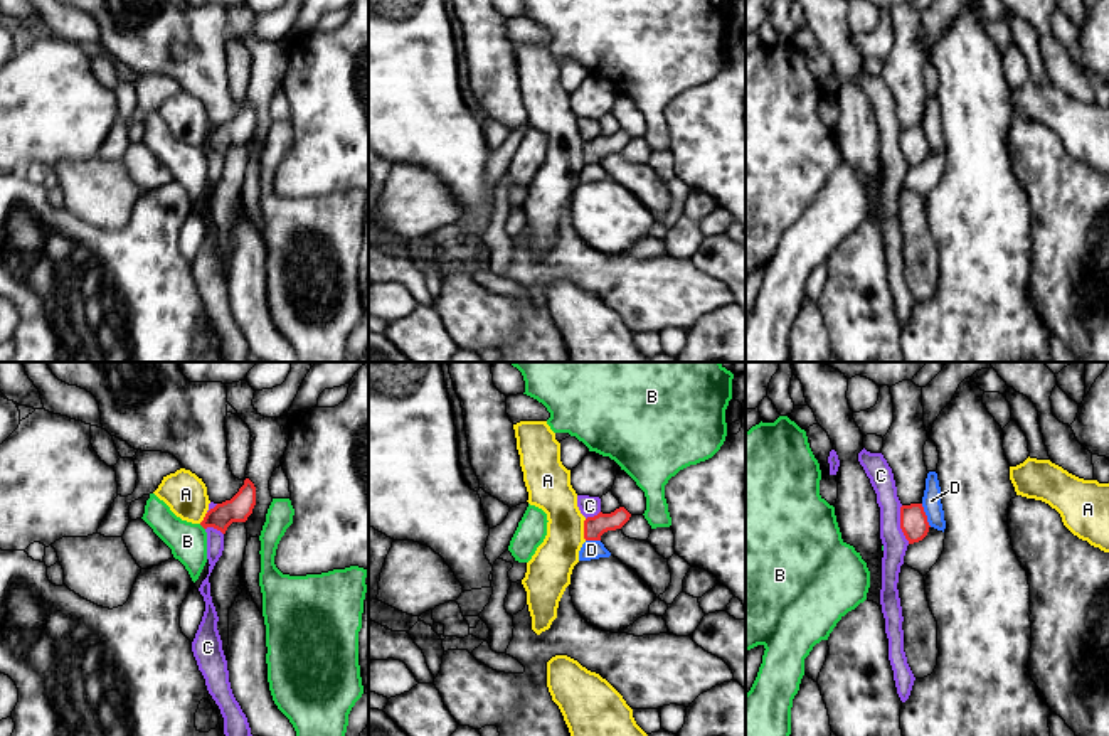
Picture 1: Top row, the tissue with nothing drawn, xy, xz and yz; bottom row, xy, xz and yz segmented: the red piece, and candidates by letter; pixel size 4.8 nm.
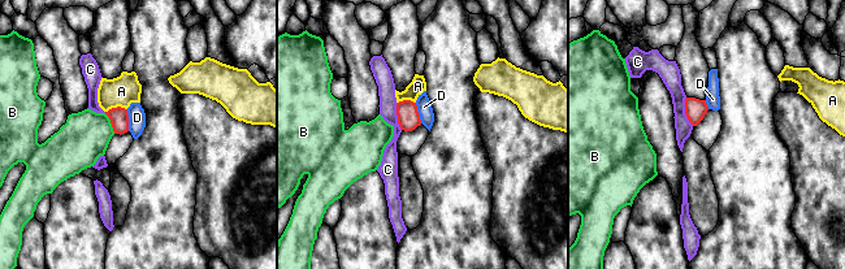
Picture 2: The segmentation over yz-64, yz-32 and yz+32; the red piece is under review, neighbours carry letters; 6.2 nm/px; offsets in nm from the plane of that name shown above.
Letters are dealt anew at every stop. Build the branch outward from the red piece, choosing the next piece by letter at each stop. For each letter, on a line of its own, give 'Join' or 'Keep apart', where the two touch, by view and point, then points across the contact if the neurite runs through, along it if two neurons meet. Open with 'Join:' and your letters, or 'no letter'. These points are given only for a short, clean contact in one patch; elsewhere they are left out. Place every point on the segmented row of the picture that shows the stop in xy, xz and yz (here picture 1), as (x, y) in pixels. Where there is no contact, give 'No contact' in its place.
Join: no letter
A: Keep apart. Touches red at xz (584, 529). Boundary: xz (586, 519), (584, 539)
B: Keep apart. Touches red at xy (202, 526). Boundary: xy (199, 524), (204, 529)
C: Keep apart. Touches red at yz (901, 524). Boundary: yz (901, 506), (901, 531), (909, 543)
D: Keep apart. Touches red at yz (926, 516). Boundary: yz (921, 504), (931, 526)

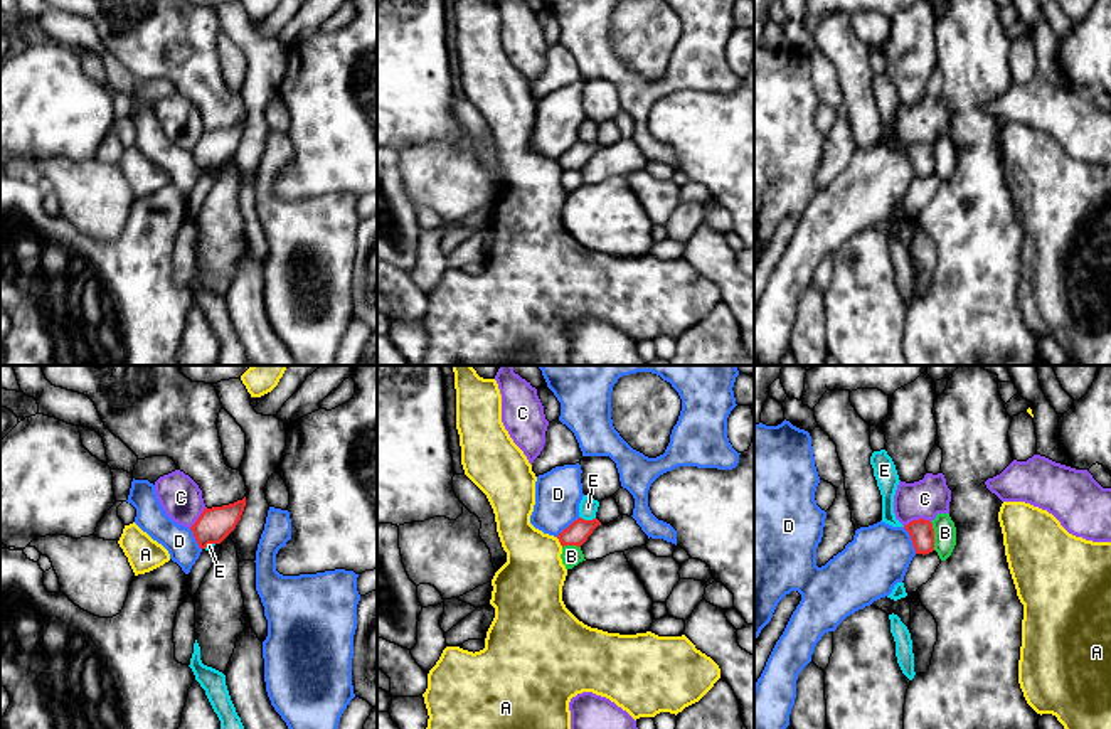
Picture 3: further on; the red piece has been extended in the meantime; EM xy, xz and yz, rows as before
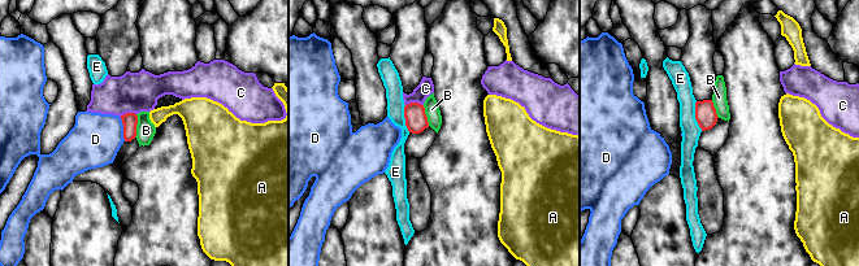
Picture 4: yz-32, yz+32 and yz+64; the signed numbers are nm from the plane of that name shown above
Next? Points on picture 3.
Join: no letter
A: Keep apart. Touches red at xz (559, 541). Boundary: xz (556, 537), (563, 546)
B: Keep apart. Touches red at yz (933, 536). Boundary: yz (930, 522), (935, 549)
C: Keep apart. Touches red at yz (916, 521). Boundary: yz (930, 521), (918, 519), (904, 526)
D: Keep apart. Touches red at yz (911, 539)
E: Keep apart. Touches red at xz (588, 521). Boundary: xz (579, 516), (595, 519)

